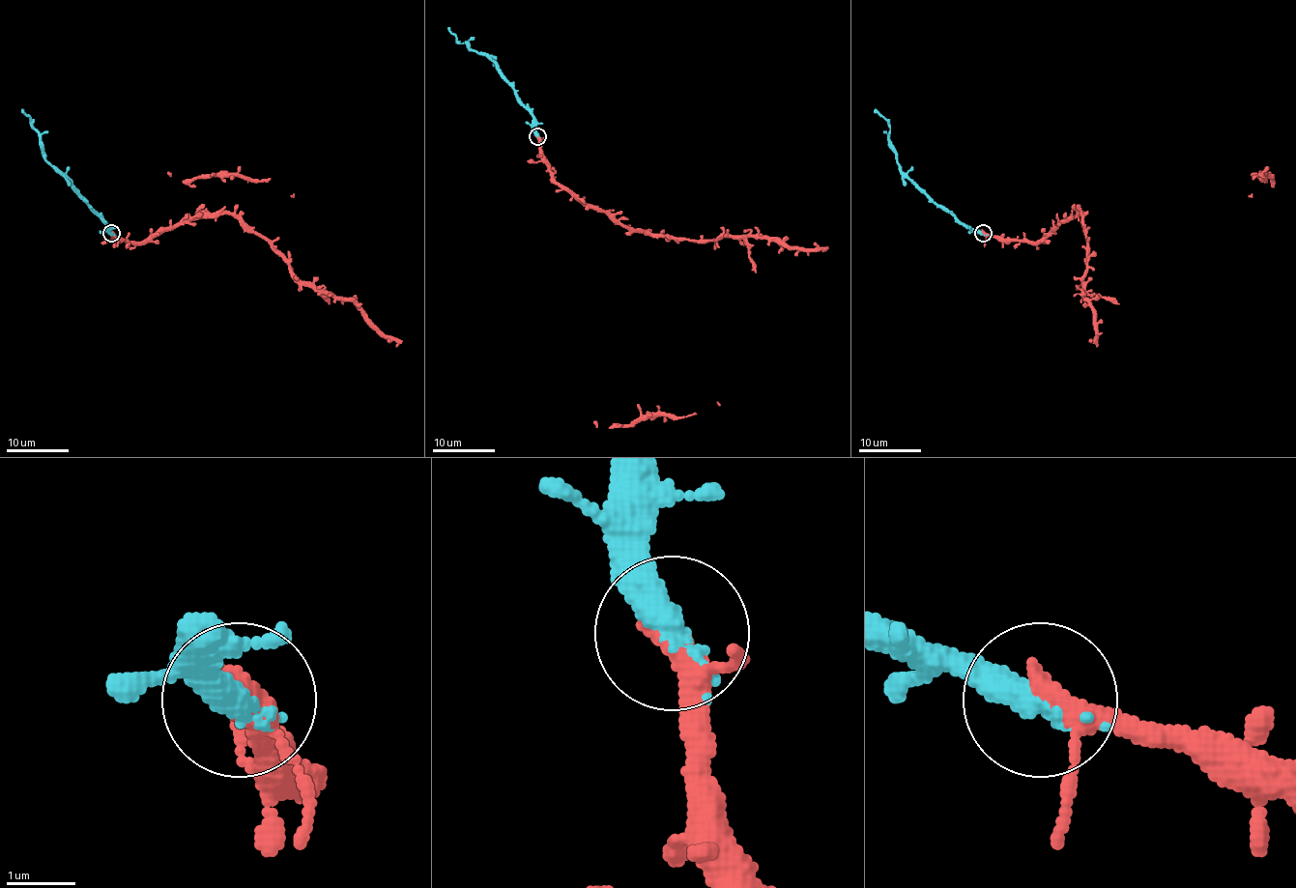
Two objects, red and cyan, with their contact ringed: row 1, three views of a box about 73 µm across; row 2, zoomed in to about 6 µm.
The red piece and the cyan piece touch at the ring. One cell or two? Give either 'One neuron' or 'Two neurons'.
One neuron

